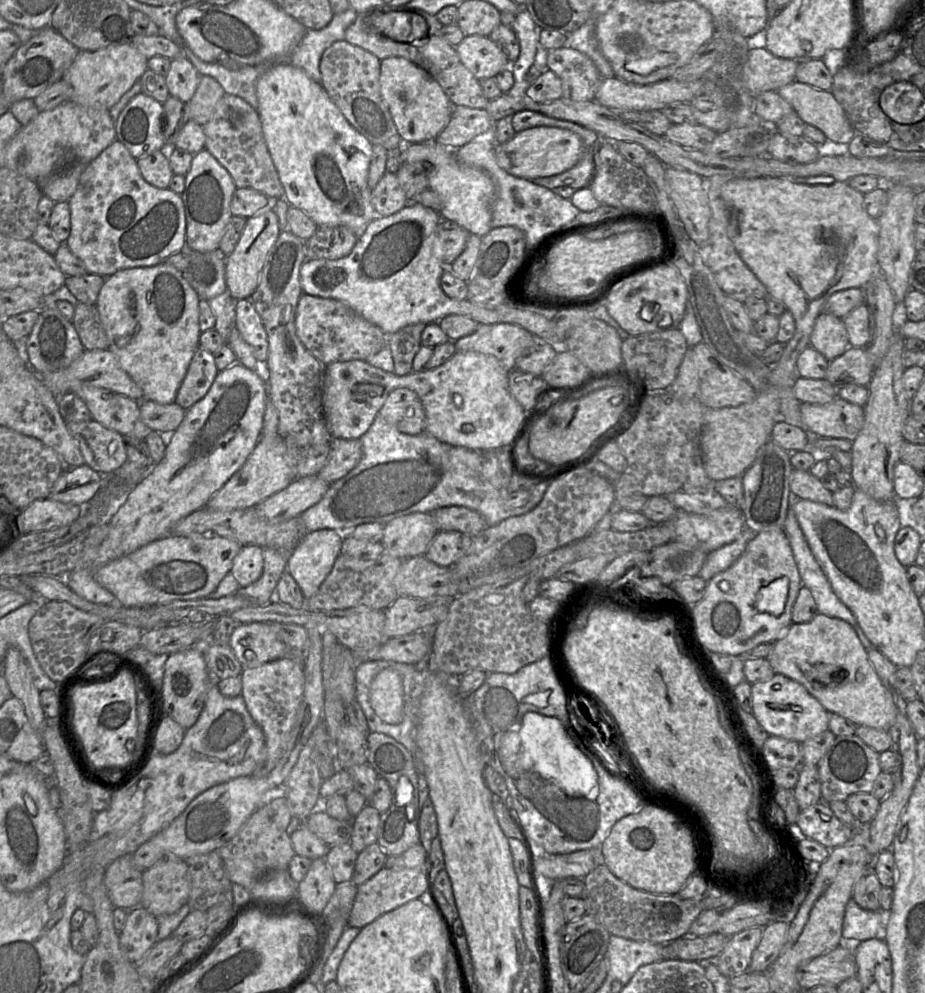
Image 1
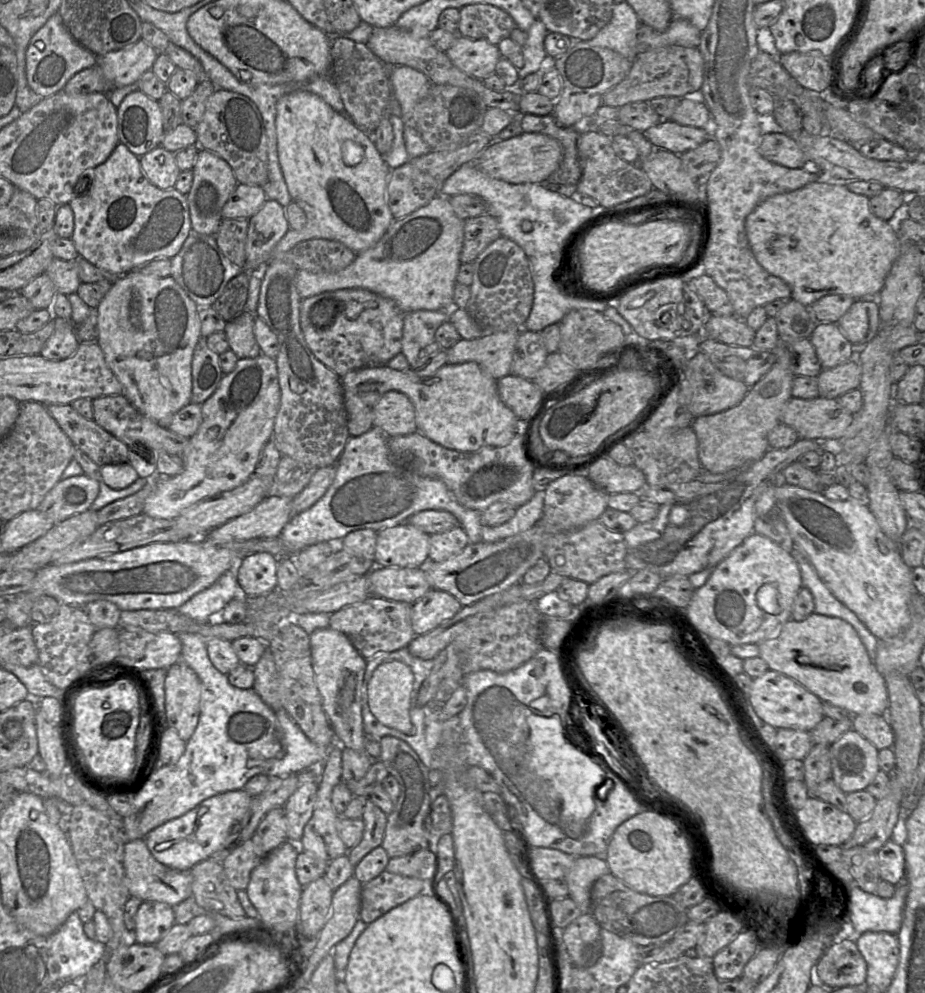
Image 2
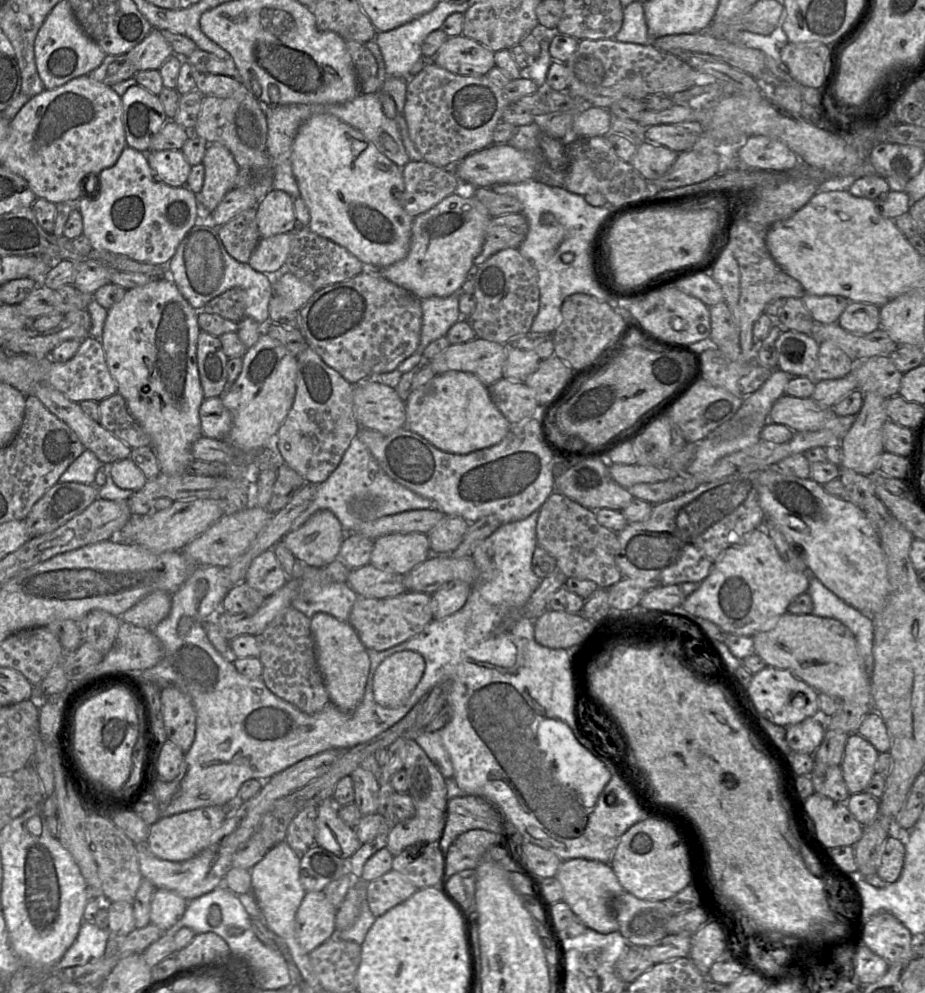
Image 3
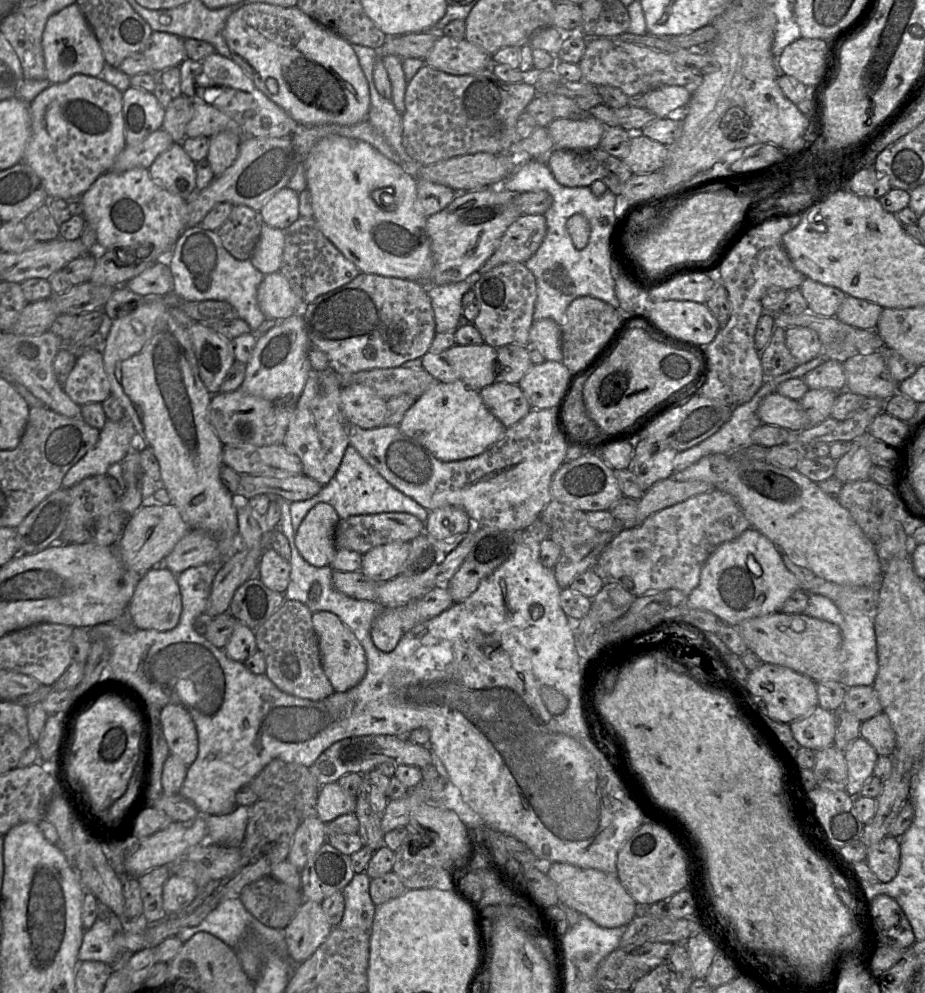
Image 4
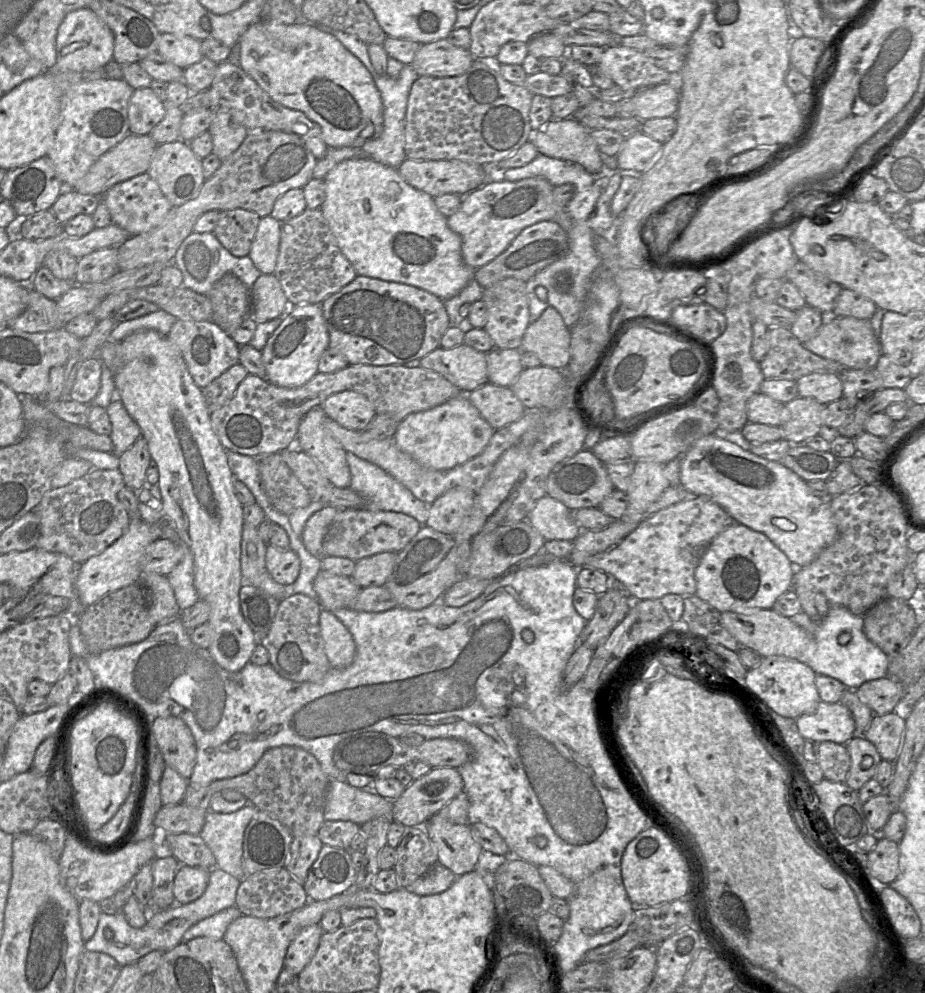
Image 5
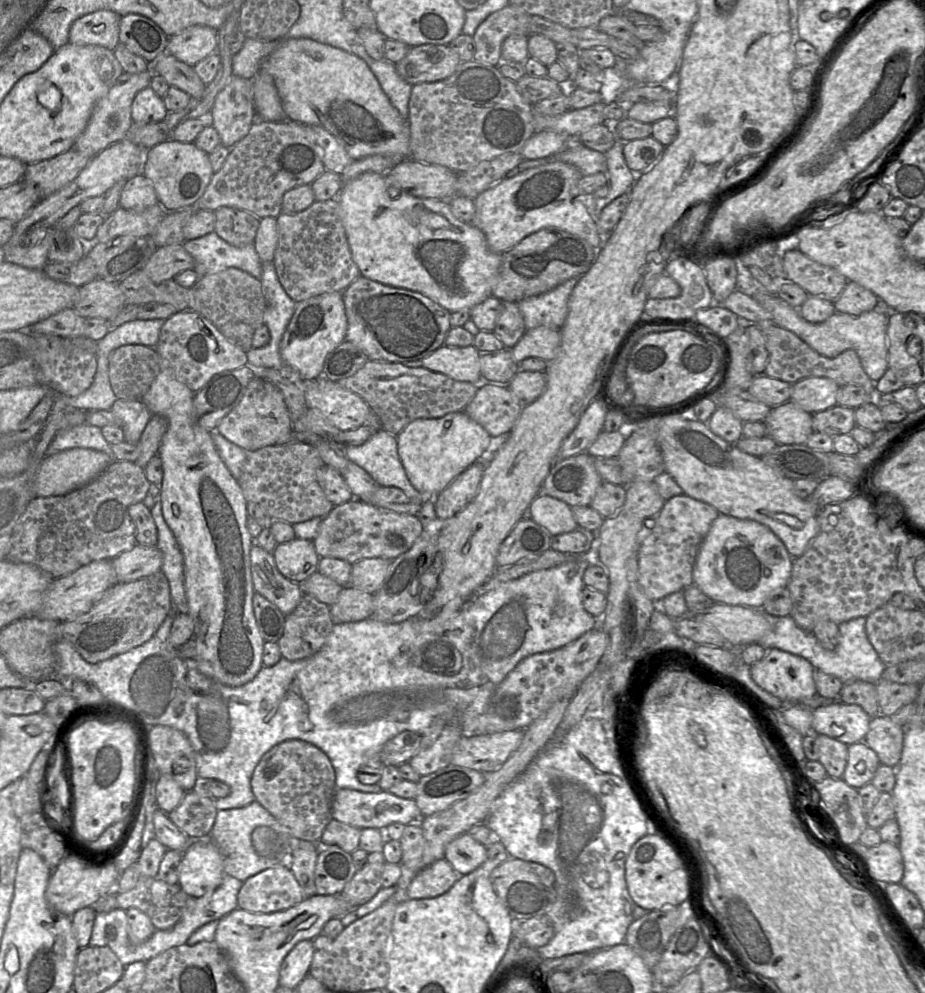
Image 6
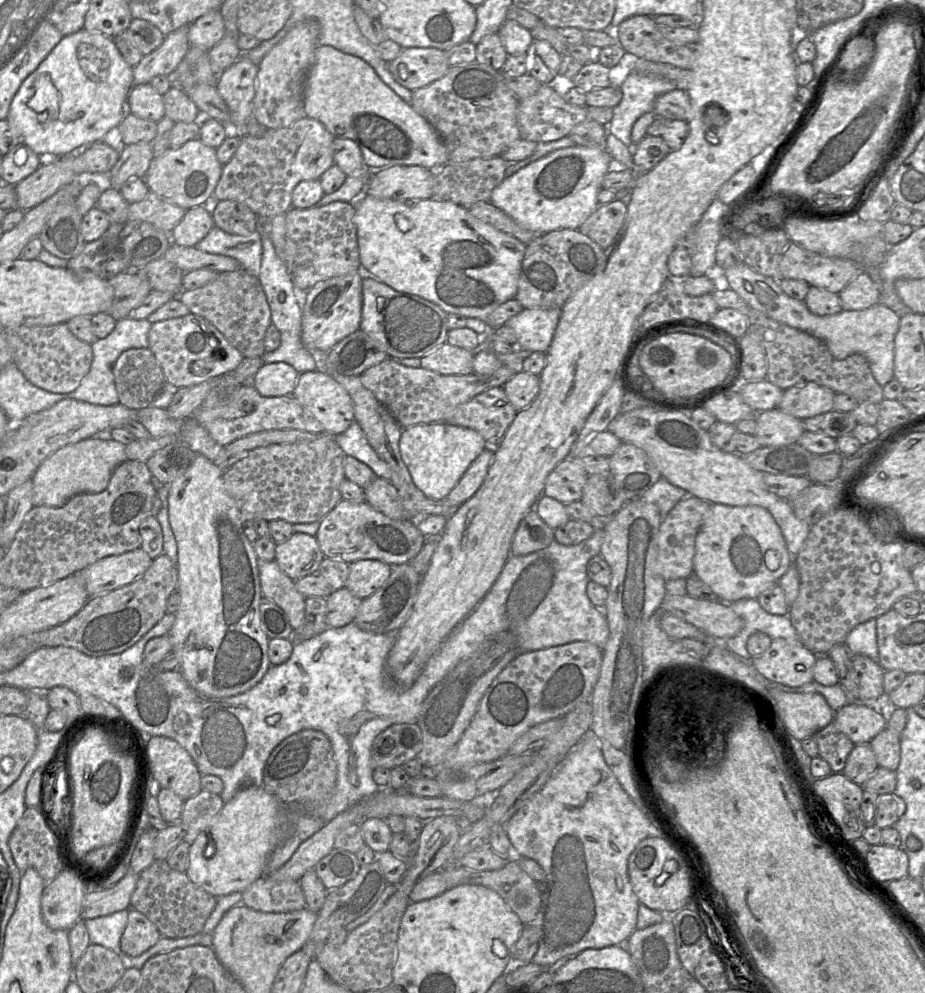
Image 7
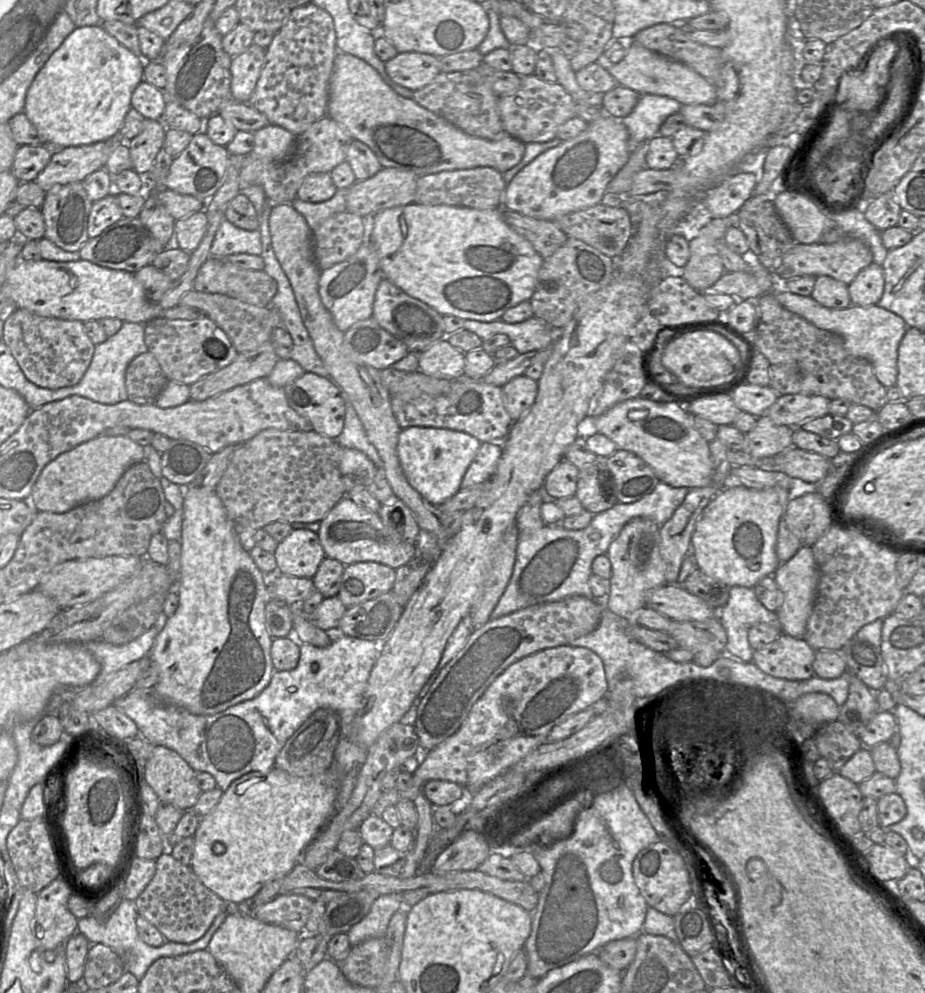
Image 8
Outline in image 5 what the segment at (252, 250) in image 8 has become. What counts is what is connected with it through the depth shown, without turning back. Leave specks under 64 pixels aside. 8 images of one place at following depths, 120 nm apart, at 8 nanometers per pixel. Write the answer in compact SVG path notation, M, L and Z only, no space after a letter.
M213 232L190 233L181 243L173 258L172 264L183 275L182 286L194 292L206 295L212 286L226 274L234 274L251 290L262 273L255 267L250 256L232 255L216 238Z

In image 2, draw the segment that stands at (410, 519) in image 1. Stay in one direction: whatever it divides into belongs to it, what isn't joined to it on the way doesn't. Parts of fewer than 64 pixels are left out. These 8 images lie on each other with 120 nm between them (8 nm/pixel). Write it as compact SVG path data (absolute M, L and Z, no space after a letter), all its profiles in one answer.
M408 522L377 532L375 566L418 568L428 561L430 535Z

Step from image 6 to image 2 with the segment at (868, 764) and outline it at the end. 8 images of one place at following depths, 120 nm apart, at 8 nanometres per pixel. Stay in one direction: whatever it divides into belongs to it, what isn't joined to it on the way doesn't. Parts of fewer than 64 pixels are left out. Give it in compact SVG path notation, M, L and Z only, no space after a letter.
M854 729L830 745L831 779L846 794L866 790L879 772L879 750Z

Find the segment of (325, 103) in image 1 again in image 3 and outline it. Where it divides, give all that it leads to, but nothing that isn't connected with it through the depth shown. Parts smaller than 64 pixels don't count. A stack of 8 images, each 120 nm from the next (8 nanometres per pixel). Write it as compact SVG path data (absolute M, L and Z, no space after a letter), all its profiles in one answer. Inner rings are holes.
M318 114L308 118L299 127L292 144L291 167L293 175L296 179L300 196L310 214L310 221L307 227L319 236L325 237L334 243L347 249L352 255L357 257L366 268L384 268L404 259L409 251L411 226L413 217L407 214L400 204L400 194L404 190L404 182L402 176L402 168L397 166L385 155L383 155L377 147L358 129L341 121L332 114ZM289 232L260 238L248 263L258 272L274 277L284 270L290 251L291 234Z

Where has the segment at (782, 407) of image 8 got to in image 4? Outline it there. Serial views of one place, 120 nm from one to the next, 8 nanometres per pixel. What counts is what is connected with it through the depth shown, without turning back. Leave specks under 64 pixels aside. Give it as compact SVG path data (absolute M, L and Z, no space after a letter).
M833 358L809 371L803 379L809 389L829 389L837 392L846 389L843 363Z

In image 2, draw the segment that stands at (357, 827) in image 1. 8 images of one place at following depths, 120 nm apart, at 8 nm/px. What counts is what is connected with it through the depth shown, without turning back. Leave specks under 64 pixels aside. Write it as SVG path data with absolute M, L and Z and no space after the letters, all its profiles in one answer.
M368 798L364 801L365 806L361 817L364 822L363 836L359 844L347 853L354 867L371 850L381 846L387 823L387 815L379 807Z

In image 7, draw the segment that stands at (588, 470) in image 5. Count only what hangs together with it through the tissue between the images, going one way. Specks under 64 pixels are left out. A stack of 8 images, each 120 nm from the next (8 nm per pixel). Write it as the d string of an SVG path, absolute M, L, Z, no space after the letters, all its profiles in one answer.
M573 454L561 461L549 474L543 495L561 503L580 501L588 474Z

